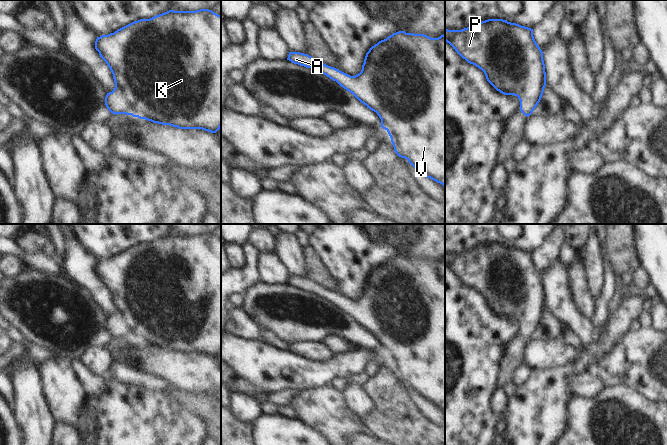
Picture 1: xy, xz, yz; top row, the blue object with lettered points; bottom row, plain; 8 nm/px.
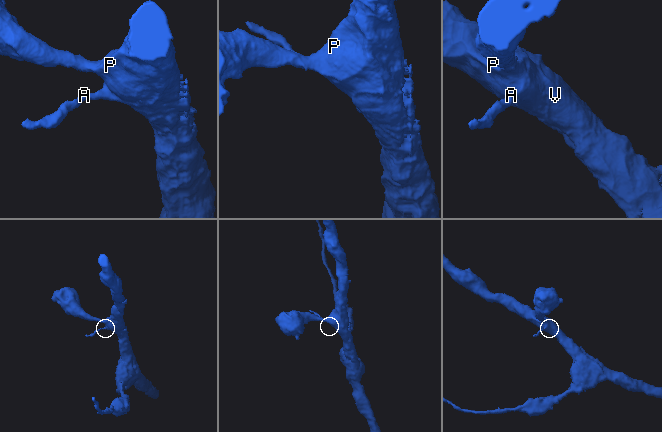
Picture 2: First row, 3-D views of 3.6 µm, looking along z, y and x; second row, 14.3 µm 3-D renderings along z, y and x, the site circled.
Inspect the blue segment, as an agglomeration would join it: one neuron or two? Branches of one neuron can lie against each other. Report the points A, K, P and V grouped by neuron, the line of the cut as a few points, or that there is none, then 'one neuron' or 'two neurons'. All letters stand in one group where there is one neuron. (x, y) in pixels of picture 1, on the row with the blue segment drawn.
groups A K P V; cut none; one neuron

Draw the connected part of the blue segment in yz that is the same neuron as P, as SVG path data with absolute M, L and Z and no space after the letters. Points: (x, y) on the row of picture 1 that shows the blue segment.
M488 19L462 30L445 29L445 41L468 63L481 69L487 81L500 93L514 95L520 100L520 111L530 116L541 100L546 86L543 52L537 45L533 29L503 19Z

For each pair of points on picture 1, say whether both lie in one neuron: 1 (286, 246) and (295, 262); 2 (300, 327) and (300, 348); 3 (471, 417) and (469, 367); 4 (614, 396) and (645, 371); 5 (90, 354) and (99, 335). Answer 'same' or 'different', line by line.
1: same
2: different
3: same
4: different
5: different

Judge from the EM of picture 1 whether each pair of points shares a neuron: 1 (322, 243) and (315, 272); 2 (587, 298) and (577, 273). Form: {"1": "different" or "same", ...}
{"1": "different", "2": "same"}

